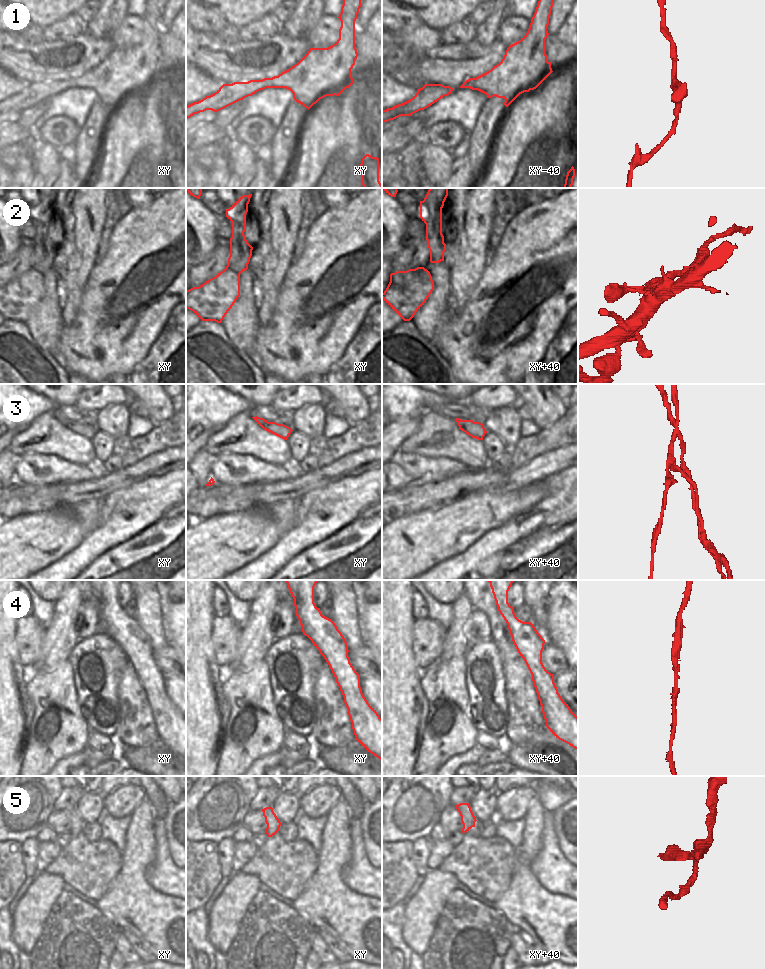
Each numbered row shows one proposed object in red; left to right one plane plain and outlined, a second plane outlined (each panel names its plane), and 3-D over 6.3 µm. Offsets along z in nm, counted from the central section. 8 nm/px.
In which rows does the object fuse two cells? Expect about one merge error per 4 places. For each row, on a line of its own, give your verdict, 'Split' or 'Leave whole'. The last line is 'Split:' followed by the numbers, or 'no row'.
1: Leave whole
2: Split
3: Split
4: Leave whole
5: Split
Split: 2, 3, 5

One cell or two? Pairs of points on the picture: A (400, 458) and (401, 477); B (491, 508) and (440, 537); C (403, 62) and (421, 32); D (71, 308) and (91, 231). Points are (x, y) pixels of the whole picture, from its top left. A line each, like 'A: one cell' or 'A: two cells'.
A: two cells
B: one cell
C: one cell
D: one cell

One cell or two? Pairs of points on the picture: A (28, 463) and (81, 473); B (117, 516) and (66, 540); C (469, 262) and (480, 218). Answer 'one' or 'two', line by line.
A: one
B: two
C: one

